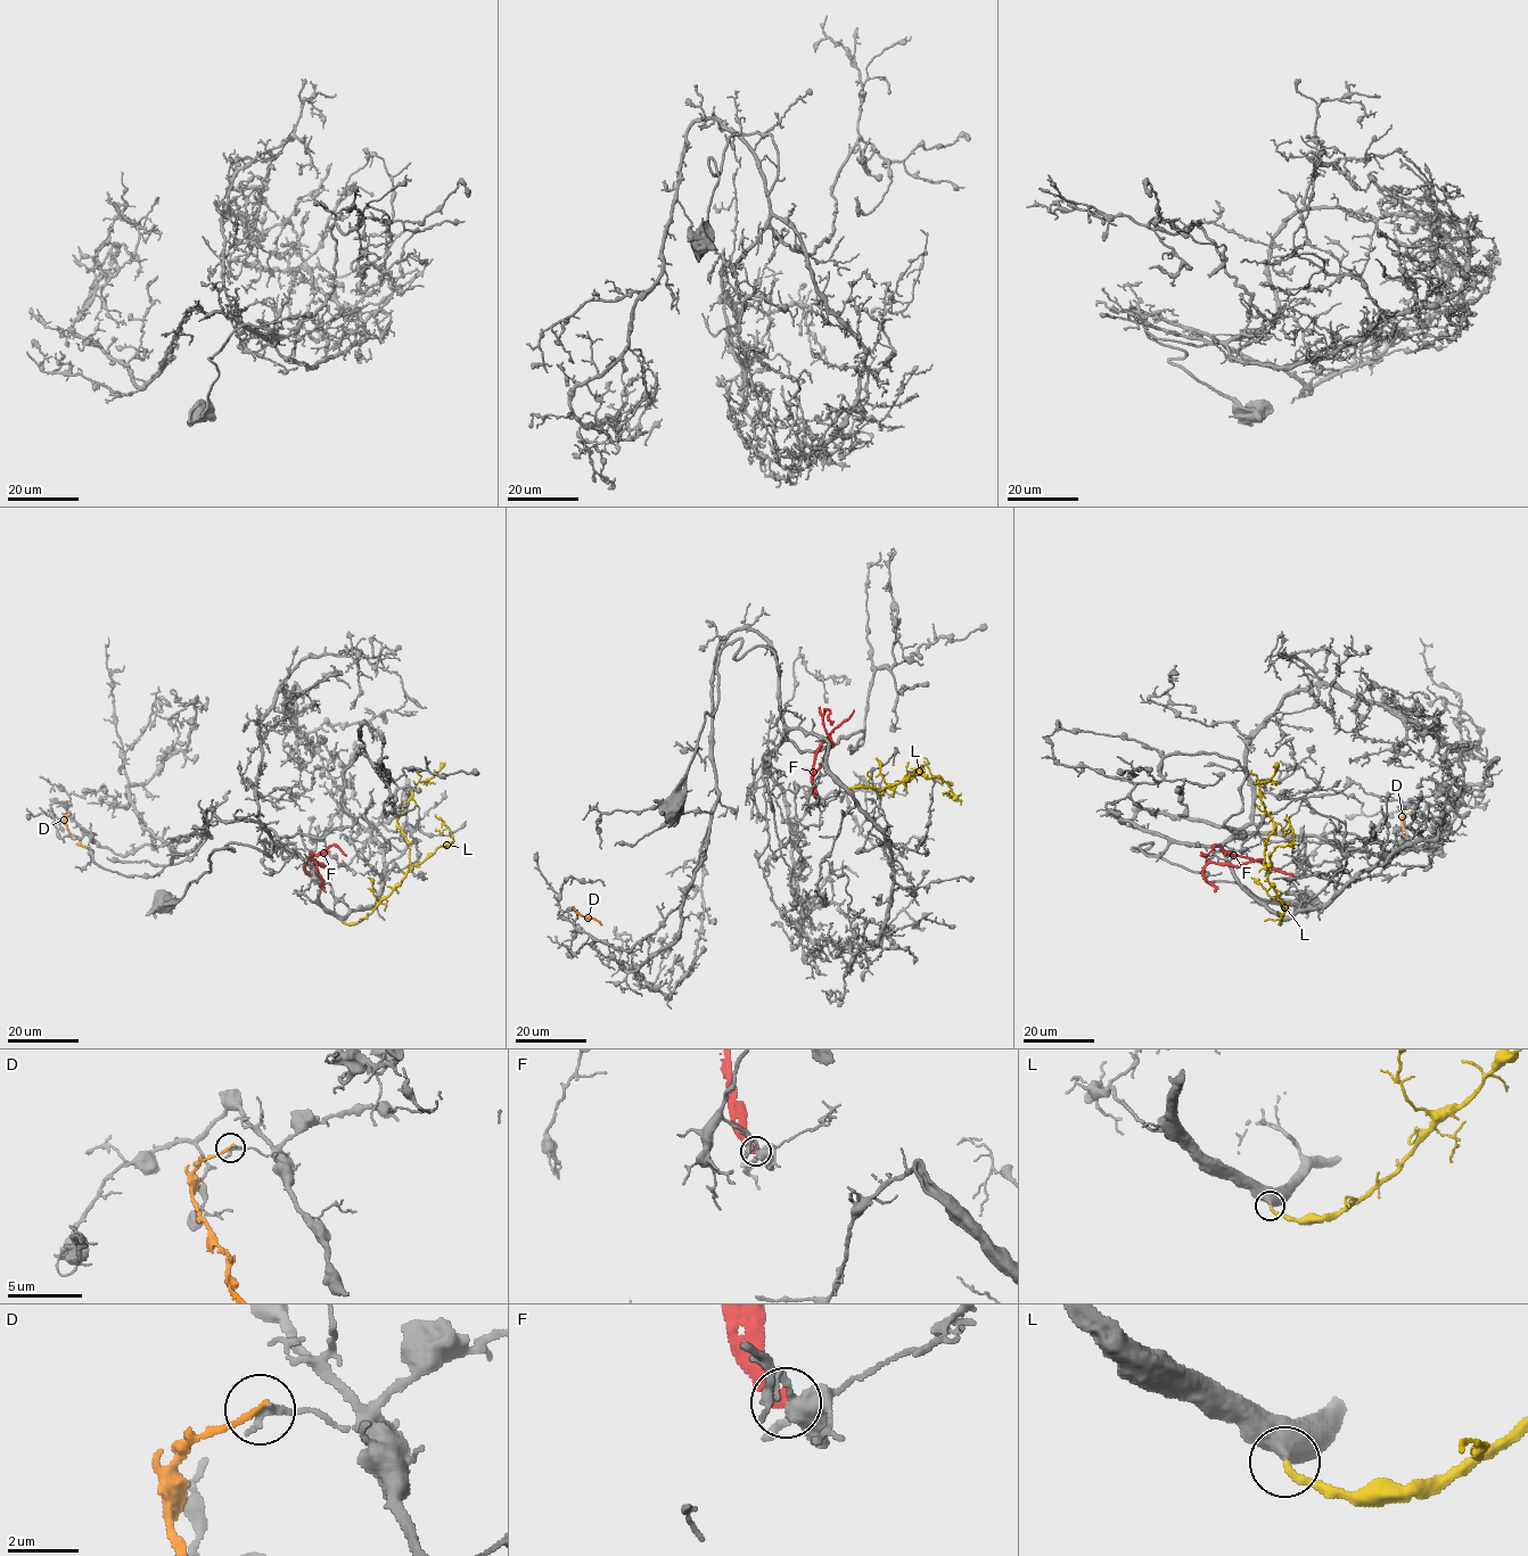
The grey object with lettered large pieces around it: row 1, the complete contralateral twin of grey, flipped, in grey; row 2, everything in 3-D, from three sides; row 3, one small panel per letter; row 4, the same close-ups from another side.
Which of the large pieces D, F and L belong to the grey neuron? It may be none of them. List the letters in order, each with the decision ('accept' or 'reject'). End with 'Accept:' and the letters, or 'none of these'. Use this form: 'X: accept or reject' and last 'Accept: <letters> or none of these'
D: reject
F: reject
L: accept
Accept: L

